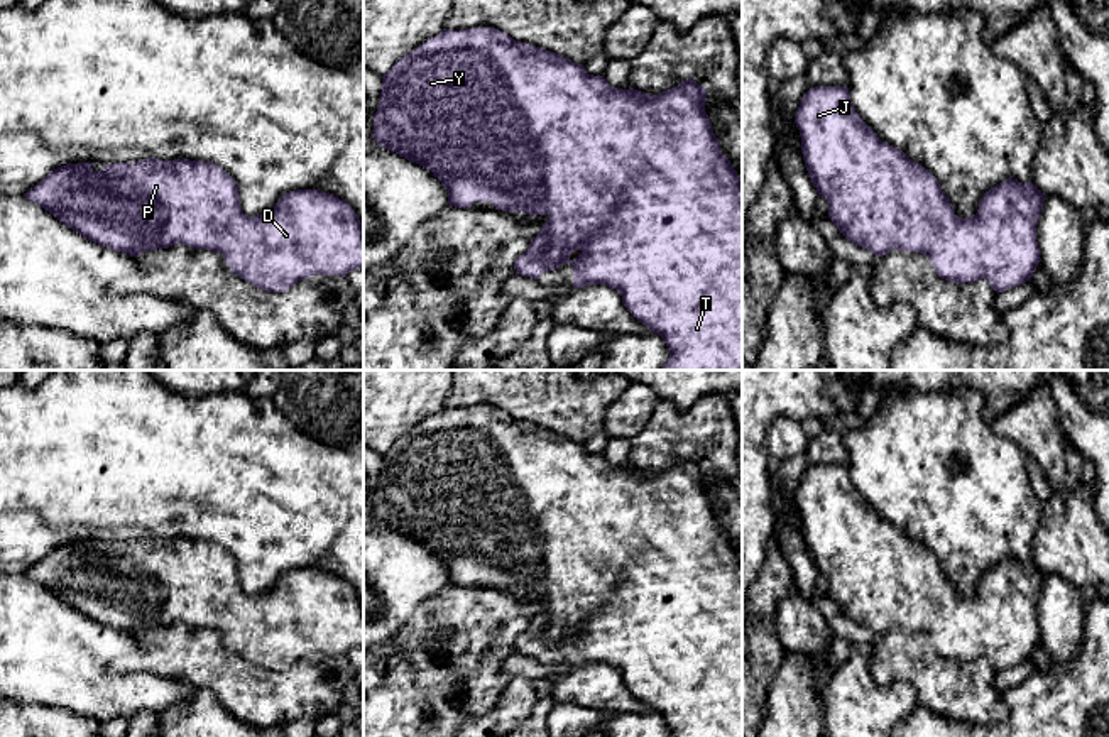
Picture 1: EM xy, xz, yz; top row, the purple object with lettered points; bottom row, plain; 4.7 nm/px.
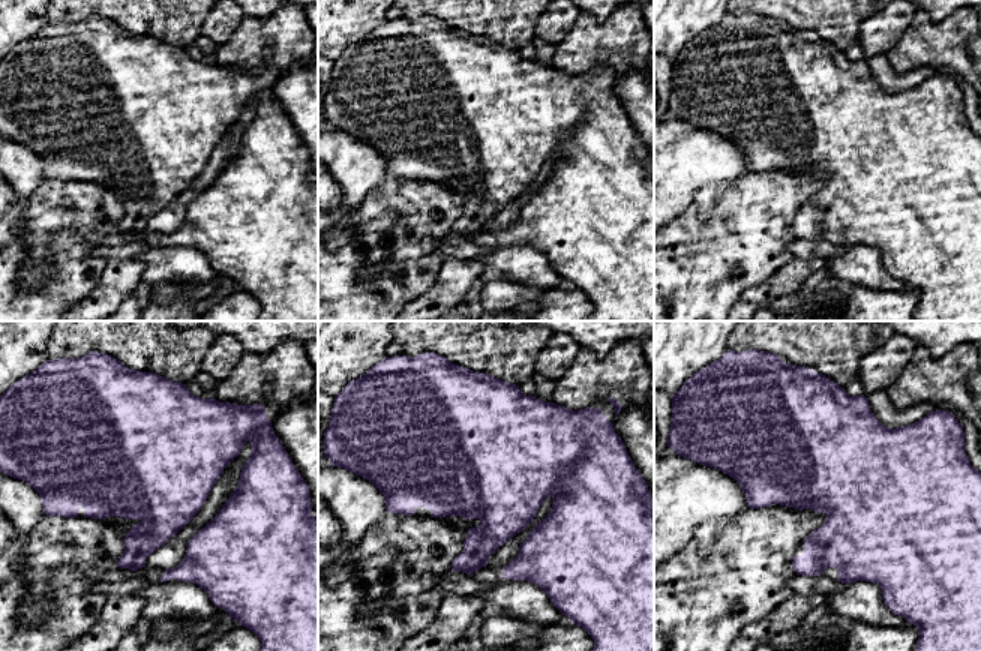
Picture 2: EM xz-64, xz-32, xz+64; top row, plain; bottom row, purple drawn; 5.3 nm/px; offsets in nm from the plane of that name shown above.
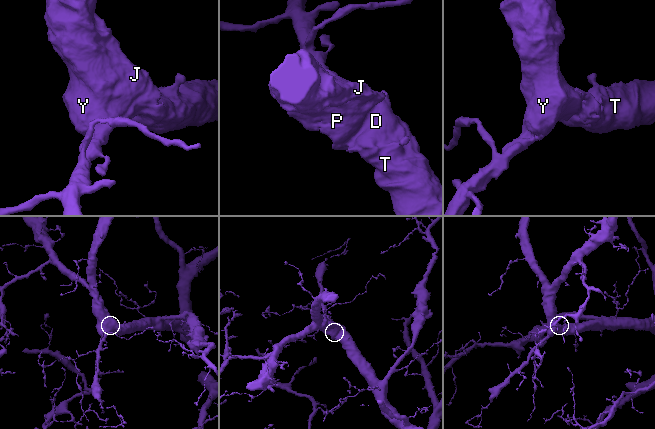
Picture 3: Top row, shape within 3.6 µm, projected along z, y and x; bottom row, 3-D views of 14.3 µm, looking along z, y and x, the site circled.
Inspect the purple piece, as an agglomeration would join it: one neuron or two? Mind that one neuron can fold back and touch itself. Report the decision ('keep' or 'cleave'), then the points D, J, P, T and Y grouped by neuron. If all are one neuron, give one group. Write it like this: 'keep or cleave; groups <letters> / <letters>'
keep; groups D J P T Y

